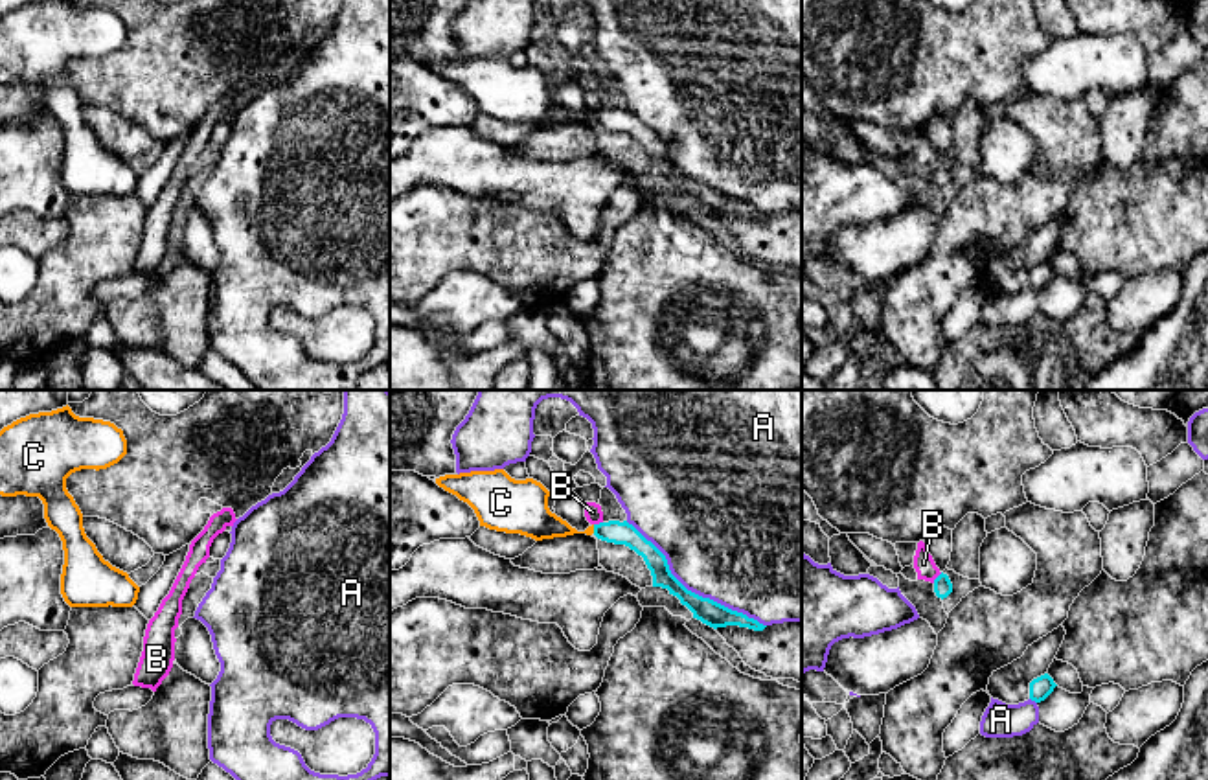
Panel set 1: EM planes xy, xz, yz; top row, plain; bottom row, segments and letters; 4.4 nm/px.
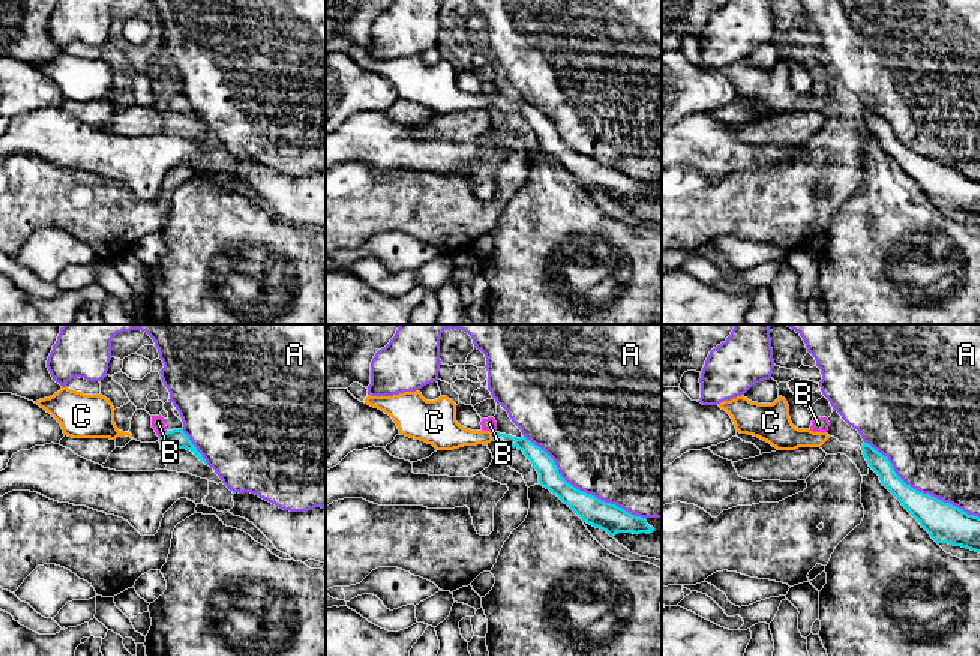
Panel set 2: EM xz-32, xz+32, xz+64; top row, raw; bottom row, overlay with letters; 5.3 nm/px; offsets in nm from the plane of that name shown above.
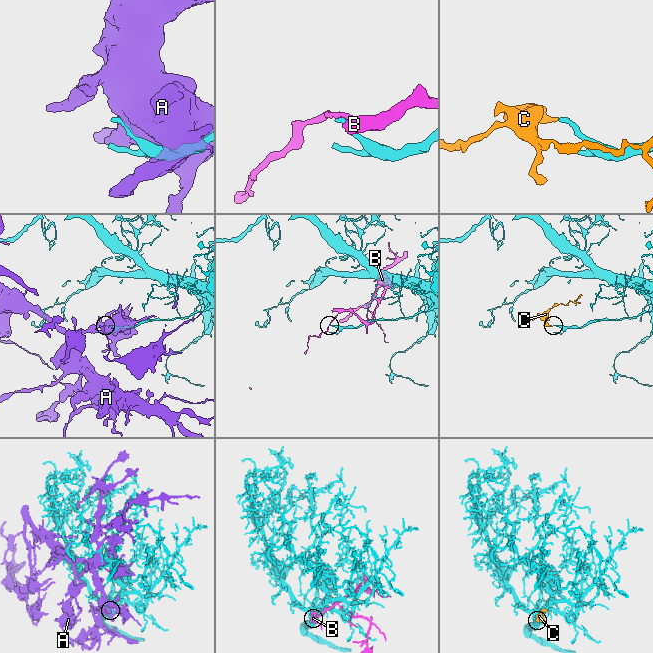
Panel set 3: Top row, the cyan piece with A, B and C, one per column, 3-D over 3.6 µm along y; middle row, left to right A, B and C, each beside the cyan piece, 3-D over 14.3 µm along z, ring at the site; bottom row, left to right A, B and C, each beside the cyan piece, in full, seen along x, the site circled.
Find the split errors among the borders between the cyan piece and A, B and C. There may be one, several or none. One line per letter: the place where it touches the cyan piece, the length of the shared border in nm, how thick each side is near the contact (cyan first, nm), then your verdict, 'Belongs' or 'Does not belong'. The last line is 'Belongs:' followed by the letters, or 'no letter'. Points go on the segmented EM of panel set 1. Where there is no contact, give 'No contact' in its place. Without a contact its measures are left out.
A: Touches cyan at xz (690, 591). Shared border 750 nm. Thickness 110 nm (cyan) against 500 nm. Does not belong
B: Touches cyan at yz (936, 578). Shared border 60 nm. Thickness 80 nm (cyan) against 90 nm. Does not belong
C: Touches cyan at xz (594, 528). Shared border 40 nm. Thickness 100 nm (cyan) against 150 nm. Belongs
Belongs: C

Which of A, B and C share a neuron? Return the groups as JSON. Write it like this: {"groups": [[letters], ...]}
{"groups": [["A"], ["B"], ["C"]]}

